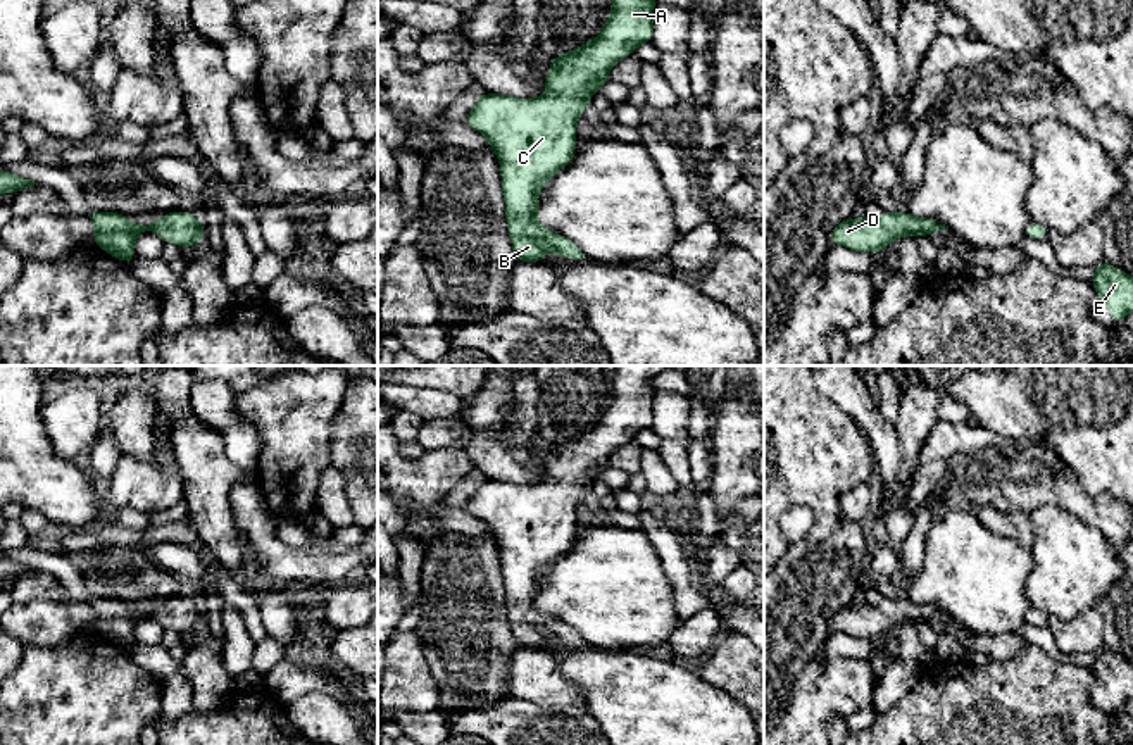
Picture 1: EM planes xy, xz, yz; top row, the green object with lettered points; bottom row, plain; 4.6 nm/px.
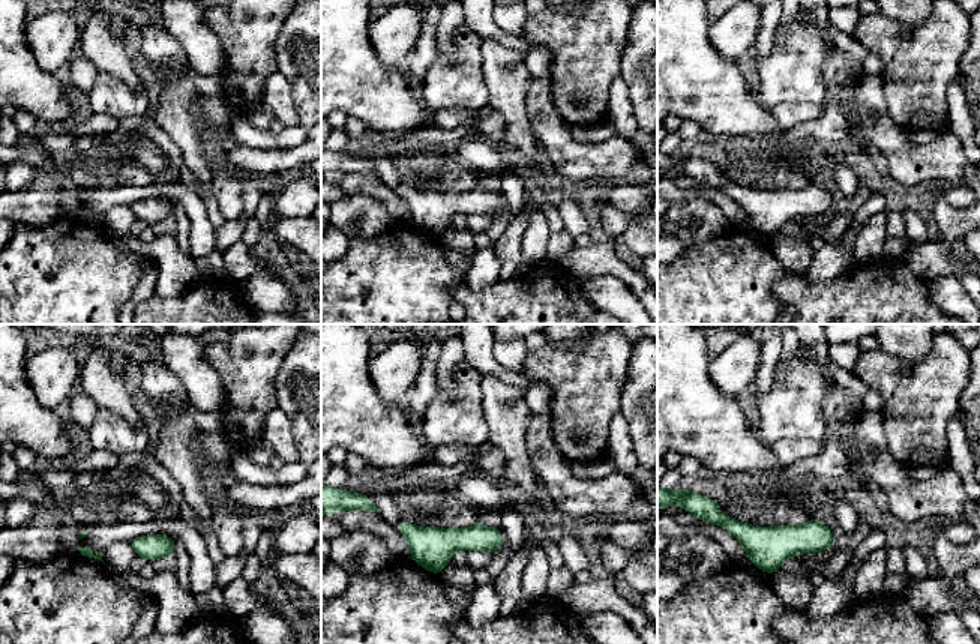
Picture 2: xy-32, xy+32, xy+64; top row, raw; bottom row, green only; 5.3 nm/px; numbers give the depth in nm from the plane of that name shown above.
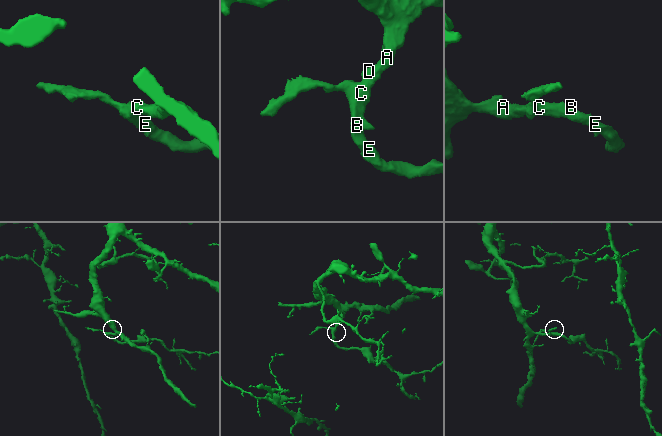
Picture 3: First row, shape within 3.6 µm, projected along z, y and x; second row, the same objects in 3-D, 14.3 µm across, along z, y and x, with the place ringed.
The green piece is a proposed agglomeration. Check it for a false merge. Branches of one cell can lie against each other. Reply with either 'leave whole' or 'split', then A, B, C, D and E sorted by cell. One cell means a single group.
leave whole | A B C D E

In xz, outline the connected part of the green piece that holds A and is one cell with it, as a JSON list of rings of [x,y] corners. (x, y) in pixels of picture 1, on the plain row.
[[[616,366],[610,405],[600,416],[598,423],[557,445],[548,445],[552,459],[543,467],[547,473],[545,483],[514,485],[483,479],[476,493],[464,505],[466,510],[488,524],[490,535],[498,542],[505,604],[517,648],[543,648],[550,636],[566,645],[586,645],[573,628],[538,610],[538,579],[559,555],[571,550],[576,536],[576,507],[588,493],[592,481],[609,467],[612,452],[640,431],[650,428],[654,419],[655,376],[676,367]]]

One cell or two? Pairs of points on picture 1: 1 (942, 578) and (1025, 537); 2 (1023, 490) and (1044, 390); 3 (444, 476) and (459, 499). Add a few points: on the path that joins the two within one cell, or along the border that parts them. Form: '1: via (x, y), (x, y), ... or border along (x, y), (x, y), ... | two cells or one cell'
1: border along (980, 521), (994, 533), (1013, 538), (1028, 550) | two cells
2: border along (994, 433), (1004, 438), (1044, 445), (1068, 466) | two cells
3: border along (475, 469), (444, 497), (442, 504) | two cells

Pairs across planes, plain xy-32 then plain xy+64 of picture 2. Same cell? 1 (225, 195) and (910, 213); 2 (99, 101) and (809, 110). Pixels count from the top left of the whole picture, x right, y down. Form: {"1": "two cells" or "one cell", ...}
{"1": "one cell", "2": "two cells"}

